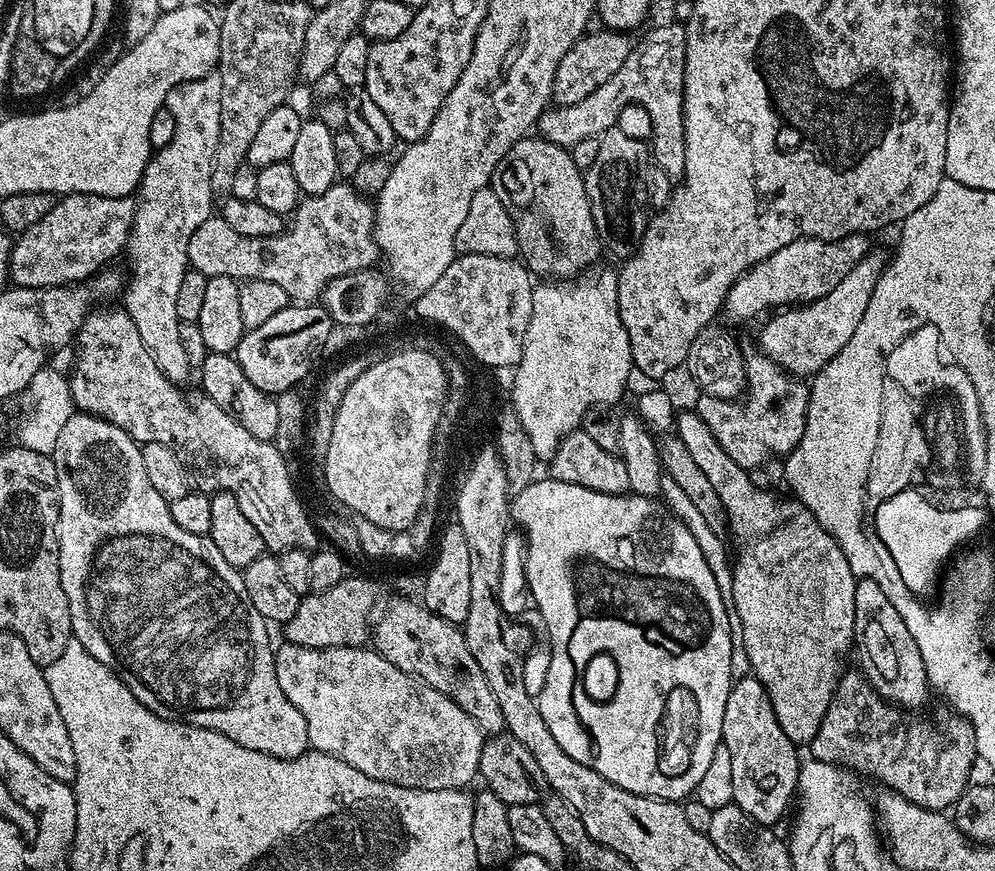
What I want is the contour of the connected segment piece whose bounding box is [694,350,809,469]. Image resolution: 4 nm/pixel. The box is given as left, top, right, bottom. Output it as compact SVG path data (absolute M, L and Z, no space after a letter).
M759 351L748 352L744 362L747 379L752 382L756 380L756 392L749 391L742 402L739 399L723 400L704 394L694 404L694 410L710 434L714 434L718 446L722 446L722 450L726 450L726 454L730 454L738 466L749 469L761 467L768 452L784 458L798 446L808 417L809 385L803 379L790 375L785 375L780 384L782 373L779 366Z

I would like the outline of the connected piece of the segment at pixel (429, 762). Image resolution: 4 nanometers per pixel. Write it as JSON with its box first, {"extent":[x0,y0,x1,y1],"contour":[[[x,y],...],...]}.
{"extent":[274,642,485,789],"contour":[[[287,642],[281,643],[281,645],[281,648],[279,645],[274,652],[278,686],[282,686],[282,694],[286,694],[286,698],[290,698],[290,702],[294,702],[294,706],[298,706],[298,714],[302,714],[302,718],[306,718],[308,742],[315,751],[336,756],[347,764],[354,766],[356,770],[362,770],[362,774],[366,774],[370,778],[390,782],[391,784],[405,784],[407,788],[463,789],[468,786],[464,784],[470,783],[472,779],[474,781],[477,779],[480,771],[480,748],[484,745],[485,737],[482,735],[480,727],[470,718],[470,714],[466,714],[466,710],[462,710],[446,694],[434,690],[431,686],[425,684],[423,680],[417,680],[414,676],[406,675],[402,670],[398,670],[398,666],[386,662],[386,658],[379,651],[373,650],[371,652],[371,647],[368,646],[307,648],[306,646],[298,646]]]}

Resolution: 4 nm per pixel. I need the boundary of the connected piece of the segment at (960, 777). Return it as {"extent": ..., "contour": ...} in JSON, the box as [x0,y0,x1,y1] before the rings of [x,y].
{"extent":[811,670,978,812],"contour":[[[852,670],[845,671],[822,718],[822,726],[812,739],[811,759],[843,766],[845,769],[857,768],[858,771],[873,776],[878,783],[884,784],[880,786],[887,791],[896,792],[902,798],[914,802],[914,806],[929,808],[932,812],[951,809],[969,786],[968,775],[972,772],[972,763],[977,763],[978,760],[972,723],[959,714],[952,714],[949,720],[941,722],[940,732],[932,732],[930,725],[923,724],[920,720],[906,720],[902,715],[904,714],[899,707],[893,706],[879,691],[875,692],[868,685],[866,677],[859,676]]]}

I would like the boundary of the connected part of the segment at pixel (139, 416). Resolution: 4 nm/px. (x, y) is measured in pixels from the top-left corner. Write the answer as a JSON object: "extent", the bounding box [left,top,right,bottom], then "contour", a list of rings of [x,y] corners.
{"extent":[70,310,317,554],"contour":[[[123,310],[96,311],[89,311],[78,333],[80,353],[76,356],[76,369],[70,372],[73,405],[81,413],[99,416],[100,419],[126,430],[126,434],[130,434],[139,445],[150,442],[169,444],[180,463],[193,473],[196,471],[204,476],[220,476],[223,472],[228,472],[232,479],[230,491],[238,498],[242,514],[246,514],[246,518],[254,522],[258,534],[262,534],[265,549],[276,554],[280,554],[283,548],[294,547],[295,544],[301,544],[307,550],[315,549],[317,529],[312,520],[308,521],[308,516],[296,497],[296,488],[292,485],[293,473],[289,472],[282,454],[278,454],[275,443],[254,438],[254,434],[249,434],[241,424],[234,422],[234,418],[230,418],[230,414],[226,414],[222,406],[218,406],[206,395],[197,395],[197,400],[188,405],[187,398],[180,393],[181,389],[164,376],[150,350],[146,350],[138,334],[138,326],[134,326],[134,318],[130,318],[130,314]]]}

